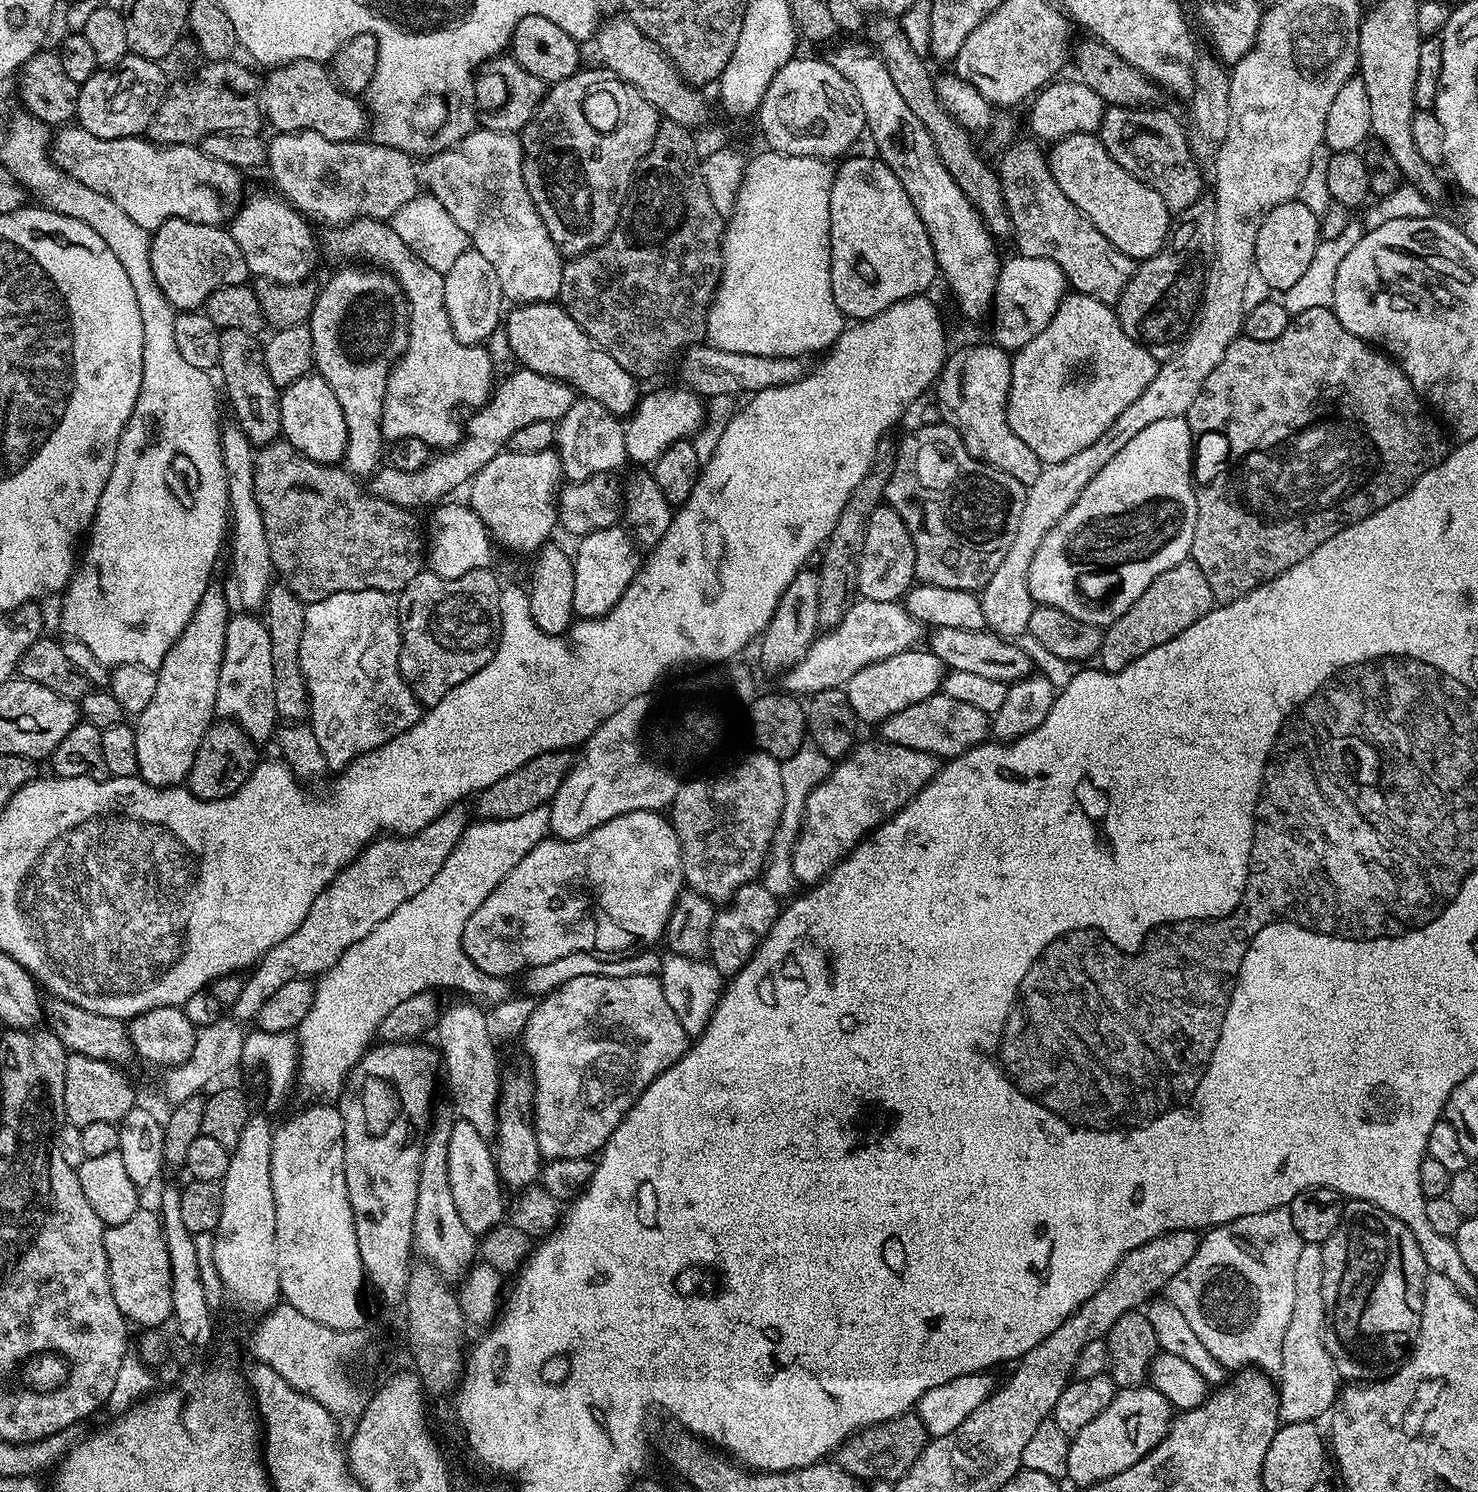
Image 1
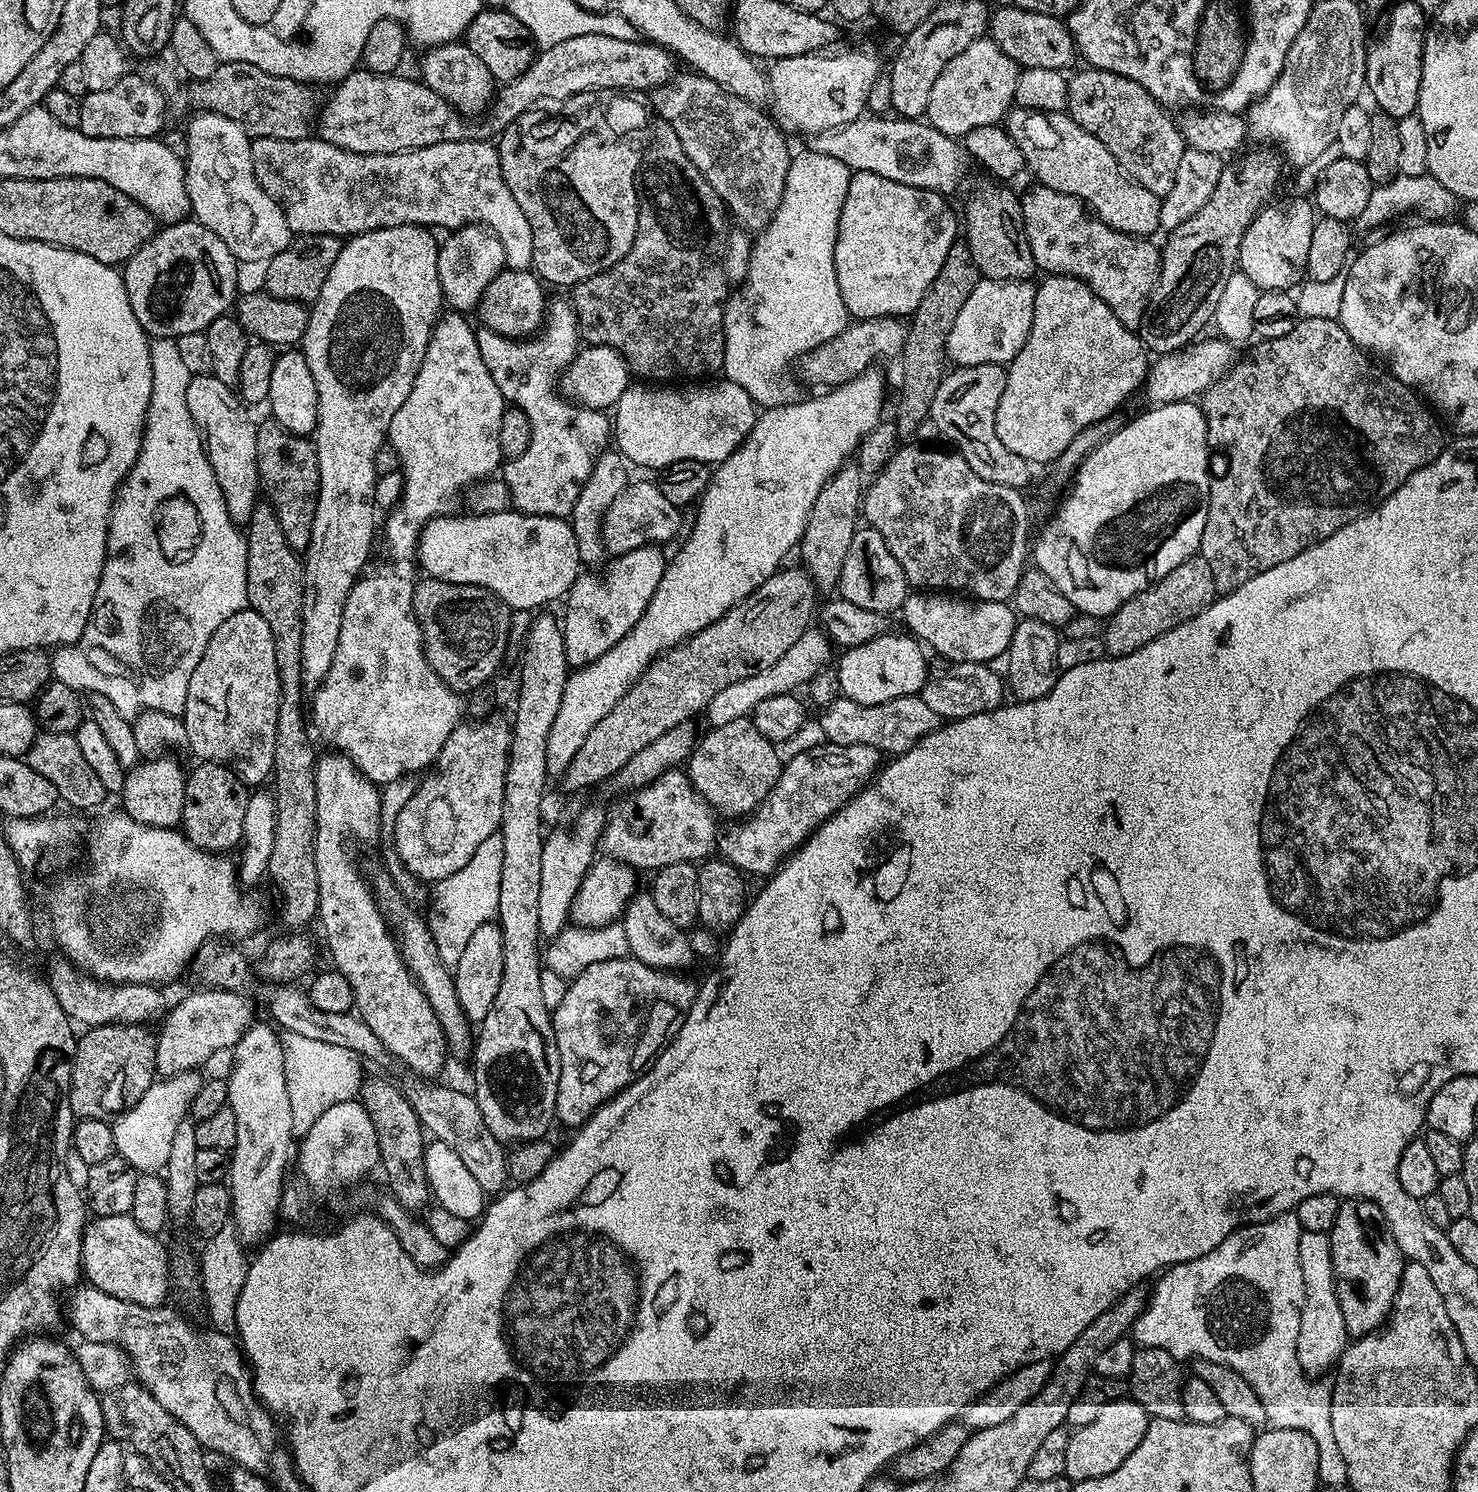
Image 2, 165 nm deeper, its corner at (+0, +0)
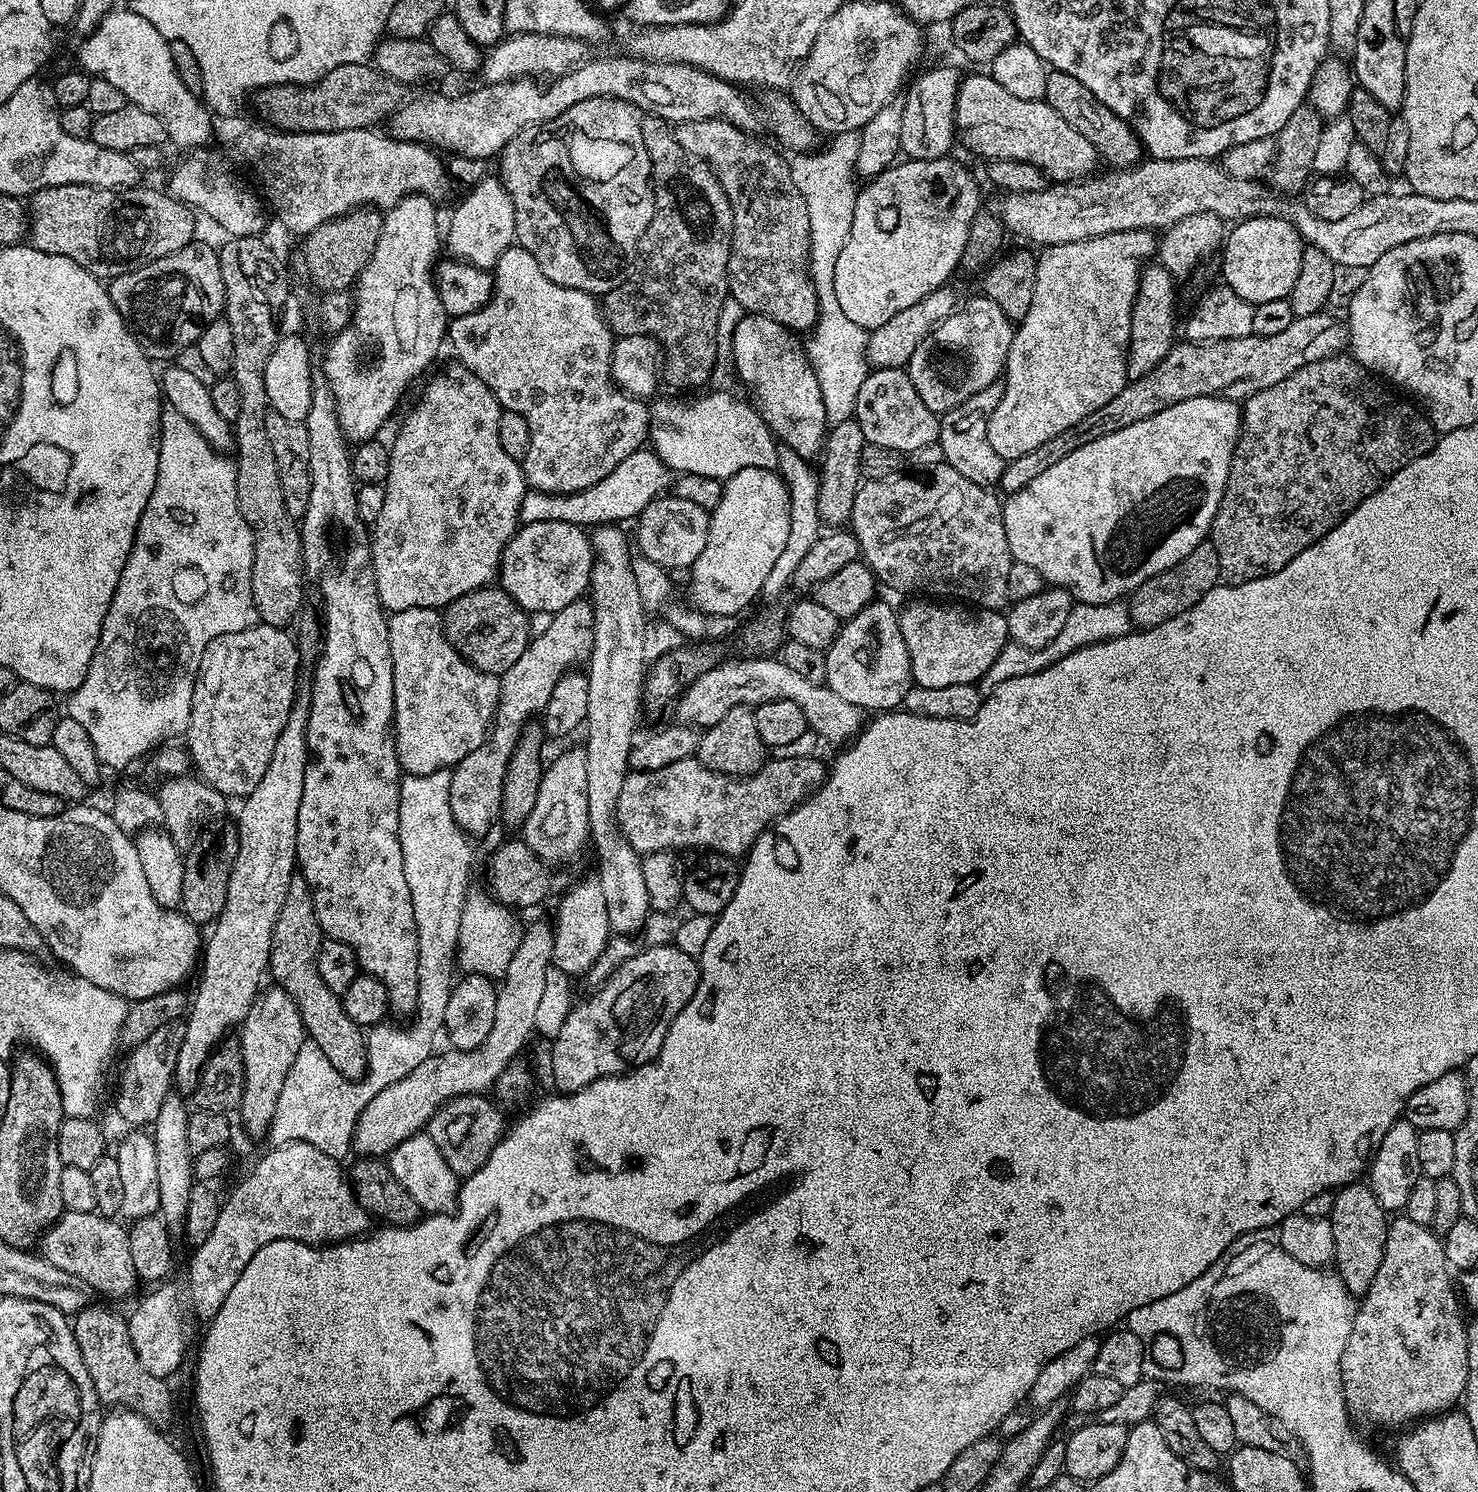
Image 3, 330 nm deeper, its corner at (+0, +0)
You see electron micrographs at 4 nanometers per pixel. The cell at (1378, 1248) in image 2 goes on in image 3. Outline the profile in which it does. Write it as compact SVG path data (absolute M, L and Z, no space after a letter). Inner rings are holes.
M1353 1182L1335 1193L1330 1219L1334 1230L1335 1271L1346 1290L1350 1290L1357 1298L1363 1298L1370 1290L1370 1284L1374 1282L1374 1274L1378 1274L1378 1266L1382 1266L1389 1217L1384 1208L1378 1206L1378 1198L1374 1198L1367 1183Z

